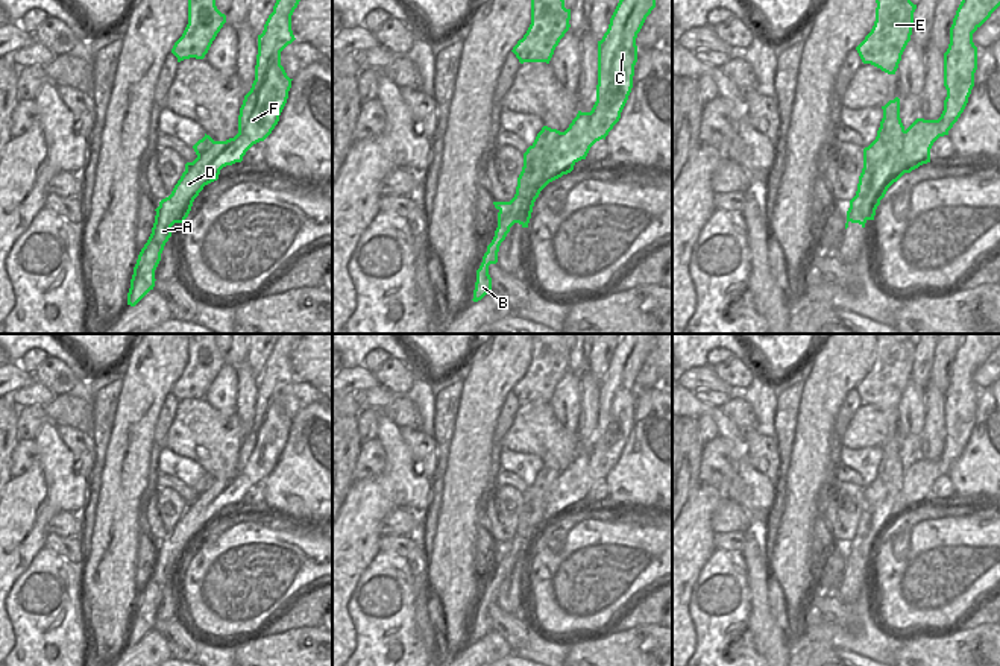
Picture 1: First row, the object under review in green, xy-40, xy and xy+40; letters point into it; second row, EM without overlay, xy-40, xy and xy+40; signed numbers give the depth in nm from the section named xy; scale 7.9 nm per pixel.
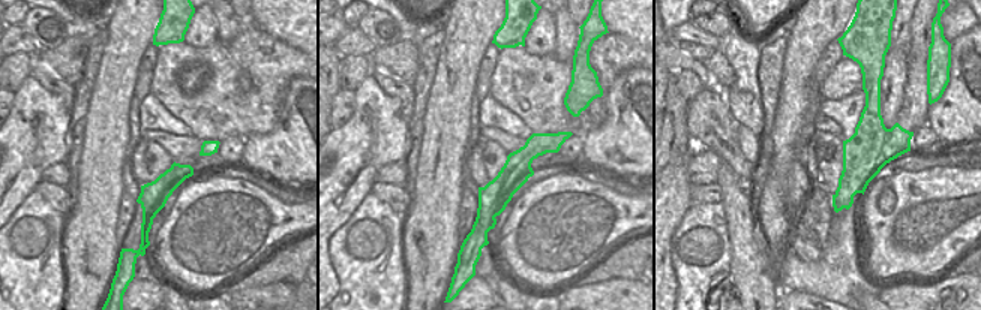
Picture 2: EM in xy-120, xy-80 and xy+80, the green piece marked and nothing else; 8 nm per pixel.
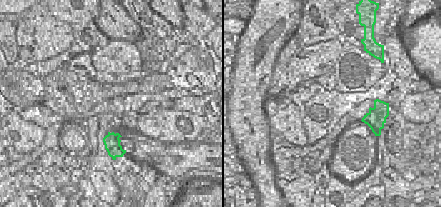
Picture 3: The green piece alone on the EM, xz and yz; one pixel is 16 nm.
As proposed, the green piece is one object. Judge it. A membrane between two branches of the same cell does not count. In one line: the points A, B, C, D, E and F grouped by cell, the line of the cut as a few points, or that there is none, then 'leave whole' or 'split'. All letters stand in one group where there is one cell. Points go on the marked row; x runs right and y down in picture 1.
A B C D F / E; cut in xy along (524, 161), (530, 169), (530, 188), (515, 213), (530, 217); split

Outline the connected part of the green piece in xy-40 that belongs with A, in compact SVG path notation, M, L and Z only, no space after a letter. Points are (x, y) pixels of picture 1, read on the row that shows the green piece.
M276 0L263 33L258 35L255 80L240 108L238 134L226 141L214 141L203 155L187 162L171 194L162 199L155 209L152 234L134 267L127 305L135 306L153 290L155 270L171 237L171 226L185 223L185 217L179 214L184 205L193 203L205 185L217 181L223 167L241 162L246 152L253 144L264 141L278 124L293 80L281 65L281 52L296 39L291 30L291 15L299 2Z

